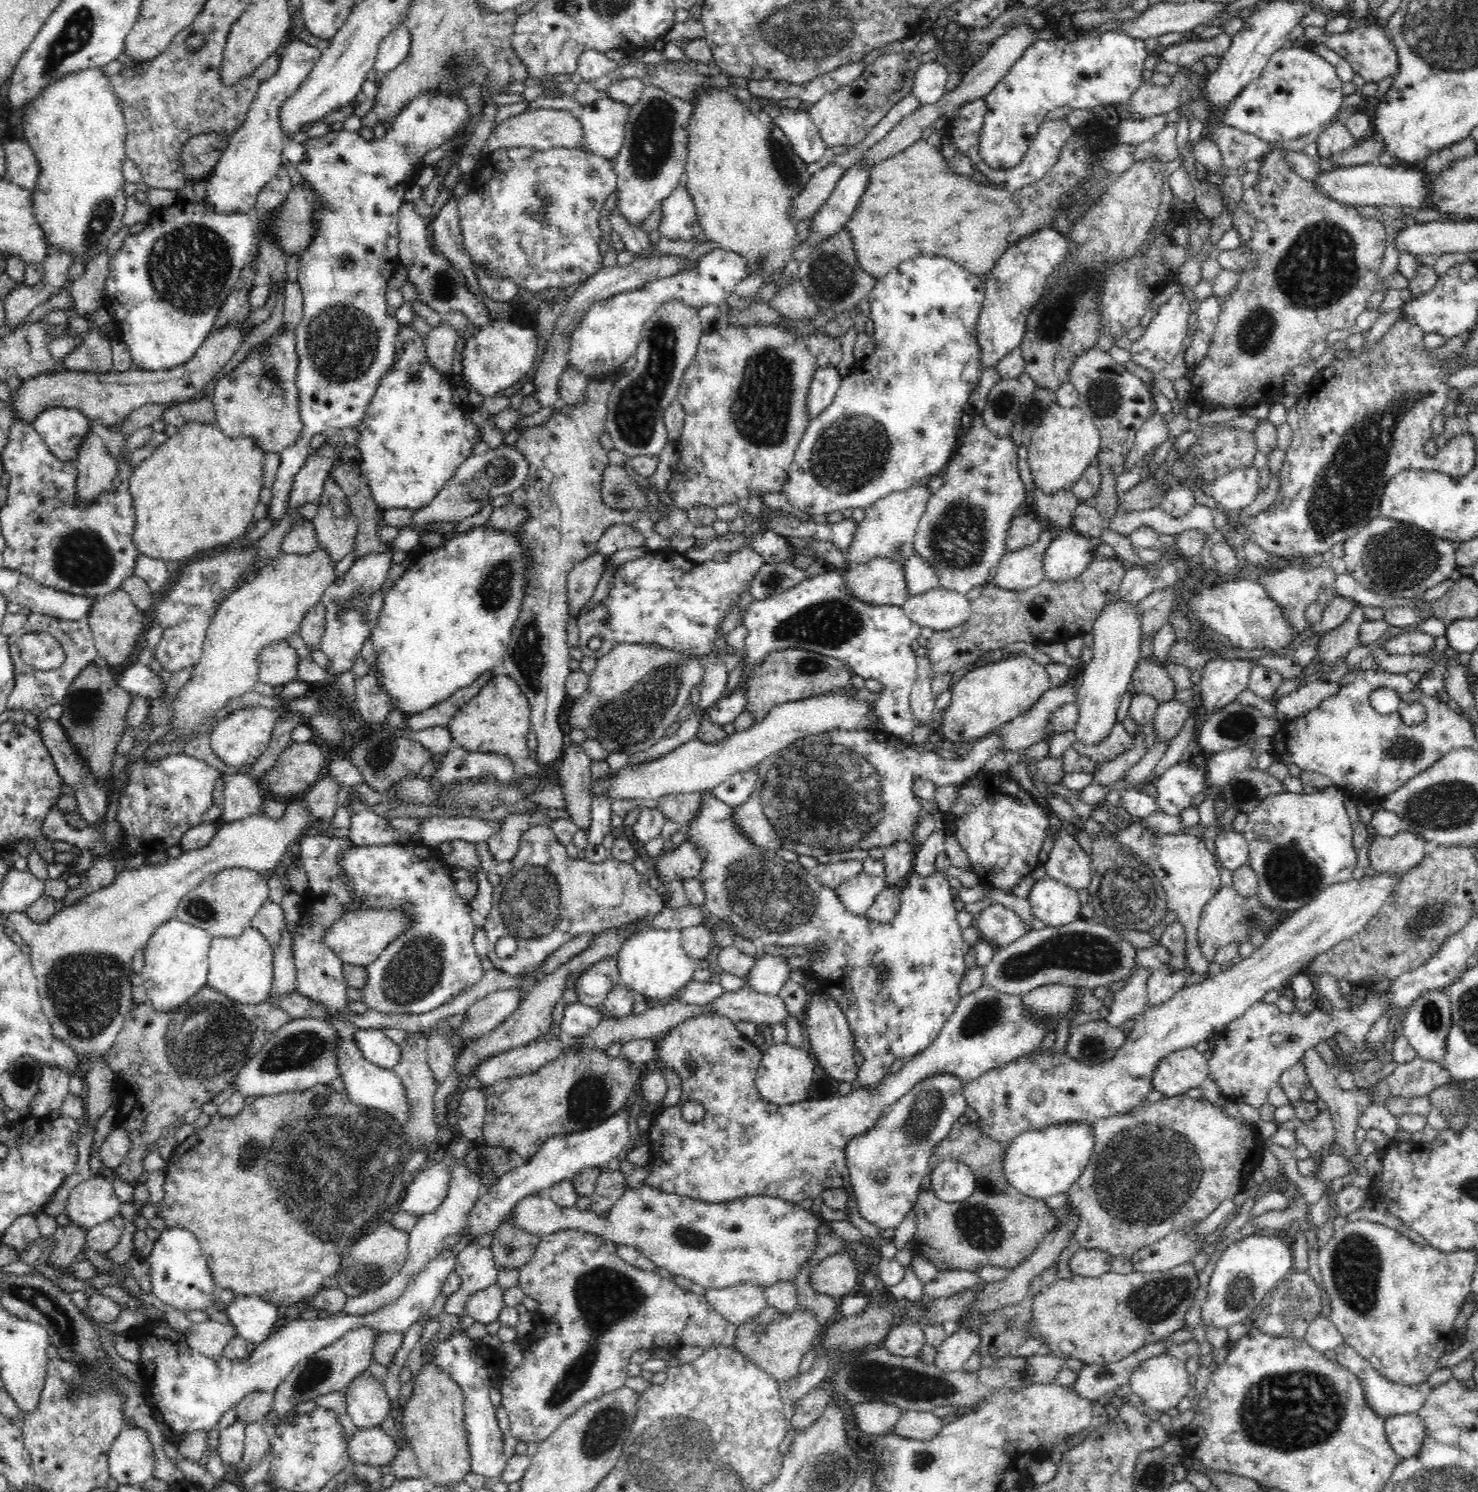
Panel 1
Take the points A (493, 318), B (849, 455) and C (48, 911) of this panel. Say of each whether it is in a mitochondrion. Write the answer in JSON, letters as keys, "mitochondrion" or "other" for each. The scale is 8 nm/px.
{"A":"other","B":"mitochondrion","C":"other"}

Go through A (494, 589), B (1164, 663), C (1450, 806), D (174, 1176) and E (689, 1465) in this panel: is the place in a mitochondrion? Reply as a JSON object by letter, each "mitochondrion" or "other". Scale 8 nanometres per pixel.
{"A":"mitochondrion","B":"other","C":"mitochondrion","D":"other","E":"mitochondrion"}

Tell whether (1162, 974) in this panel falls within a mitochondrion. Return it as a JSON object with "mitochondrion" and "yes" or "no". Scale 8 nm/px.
{"mitochondrion":"no"}

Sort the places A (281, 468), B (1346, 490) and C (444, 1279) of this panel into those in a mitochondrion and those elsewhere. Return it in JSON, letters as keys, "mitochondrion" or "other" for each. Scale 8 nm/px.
{"A":"other","B":"mitochondrion","C":"other"}

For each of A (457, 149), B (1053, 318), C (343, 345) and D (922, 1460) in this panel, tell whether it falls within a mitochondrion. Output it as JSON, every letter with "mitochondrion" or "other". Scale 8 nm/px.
{"A":"other","B":"mitochondrion","C":"mitochondrion","D":"mitochondrion"}

